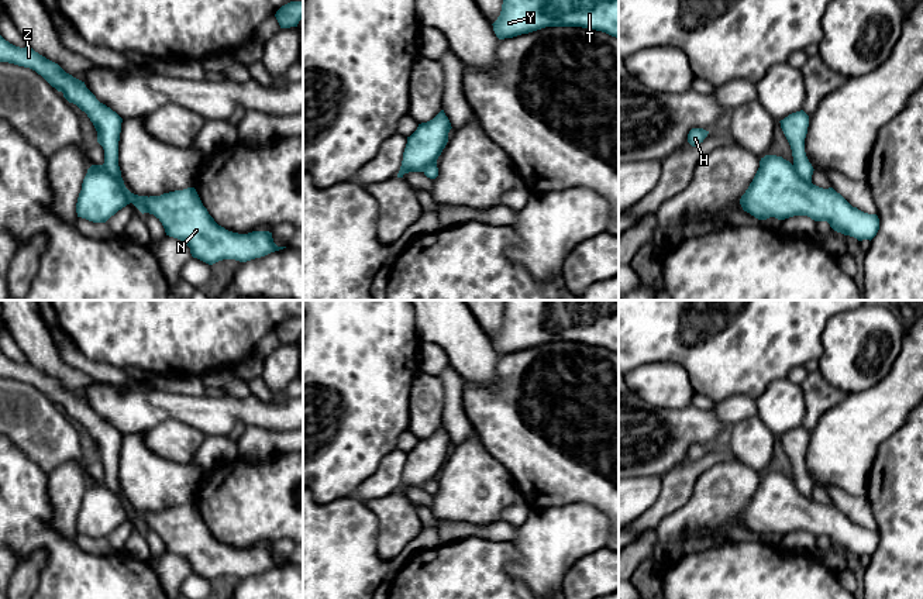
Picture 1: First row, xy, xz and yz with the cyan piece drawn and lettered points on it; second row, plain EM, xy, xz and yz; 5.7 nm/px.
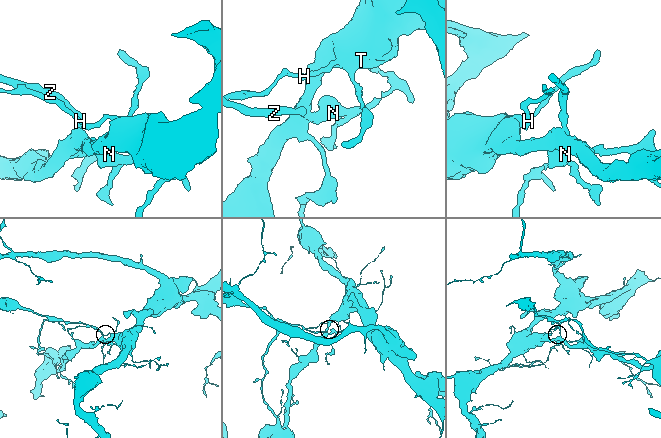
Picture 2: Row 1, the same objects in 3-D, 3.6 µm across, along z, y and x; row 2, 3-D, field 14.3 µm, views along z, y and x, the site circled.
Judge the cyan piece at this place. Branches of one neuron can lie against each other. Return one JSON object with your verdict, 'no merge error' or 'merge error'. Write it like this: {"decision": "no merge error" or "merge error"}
{"decision": "merge error"}

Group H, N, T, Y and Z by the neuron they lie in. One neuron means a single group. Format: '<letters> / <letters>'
H T Y / N Z

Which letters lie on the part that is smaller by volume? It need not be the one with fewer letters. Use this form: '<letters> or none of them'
N, Z

